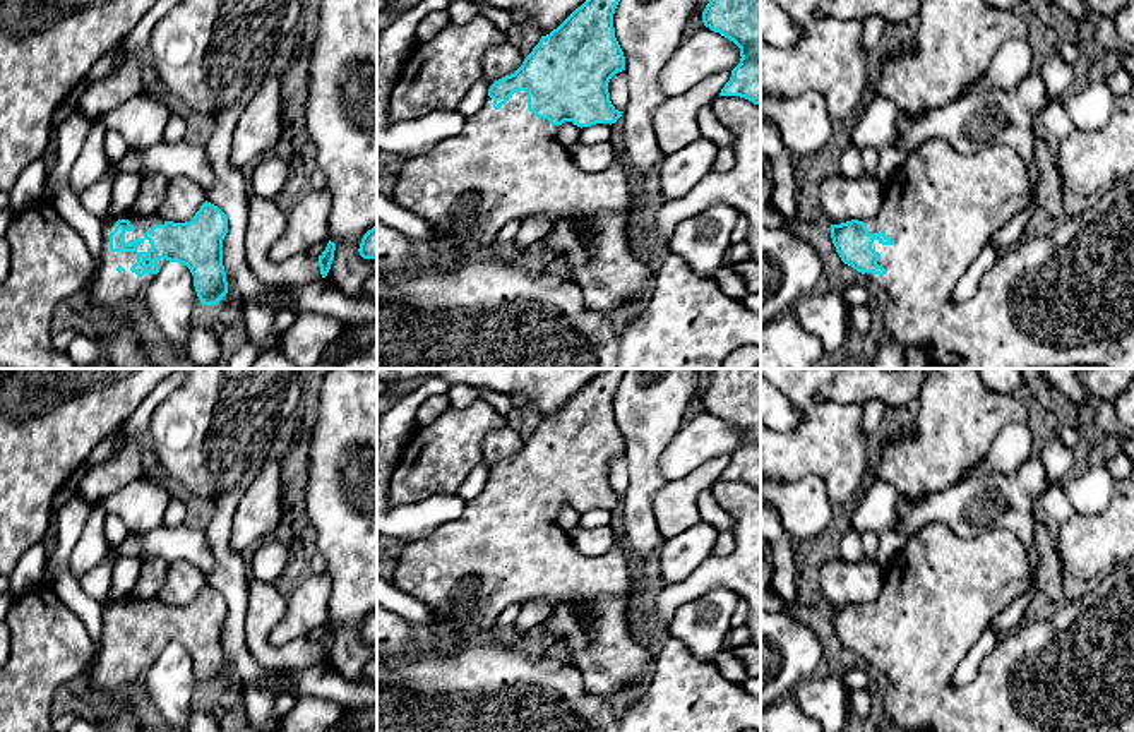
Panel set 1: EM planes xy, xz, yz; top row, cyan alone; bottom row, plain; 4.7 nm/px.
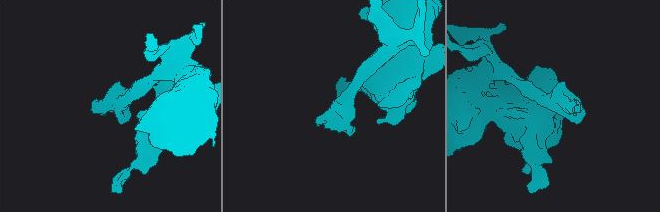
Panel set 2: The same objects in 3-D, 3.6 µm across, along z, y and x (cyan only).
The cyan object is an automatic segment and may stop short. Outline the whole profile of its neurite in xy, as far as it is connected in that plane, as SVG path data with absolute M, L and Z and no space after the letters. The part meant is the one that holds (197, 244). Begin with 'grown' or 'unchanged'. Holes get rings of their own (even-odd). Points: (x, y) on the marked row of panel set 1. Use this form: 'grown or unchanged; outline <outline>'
grown; outline M207 201L185 223L166 221L154 213L104 225L101 257L84 293L91 305L115 310L123 321L118 331L99 333L104 338L103 358L110 369L156 369L127 322L125 310L168 262L190 269L202 305L216 305L226 297L226 233L226 214Z

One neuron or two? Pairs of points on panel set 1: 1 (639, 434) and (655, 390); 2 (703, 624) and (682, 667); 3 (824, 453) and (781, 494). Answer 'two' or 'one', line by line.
1: one
2: two
3: two

